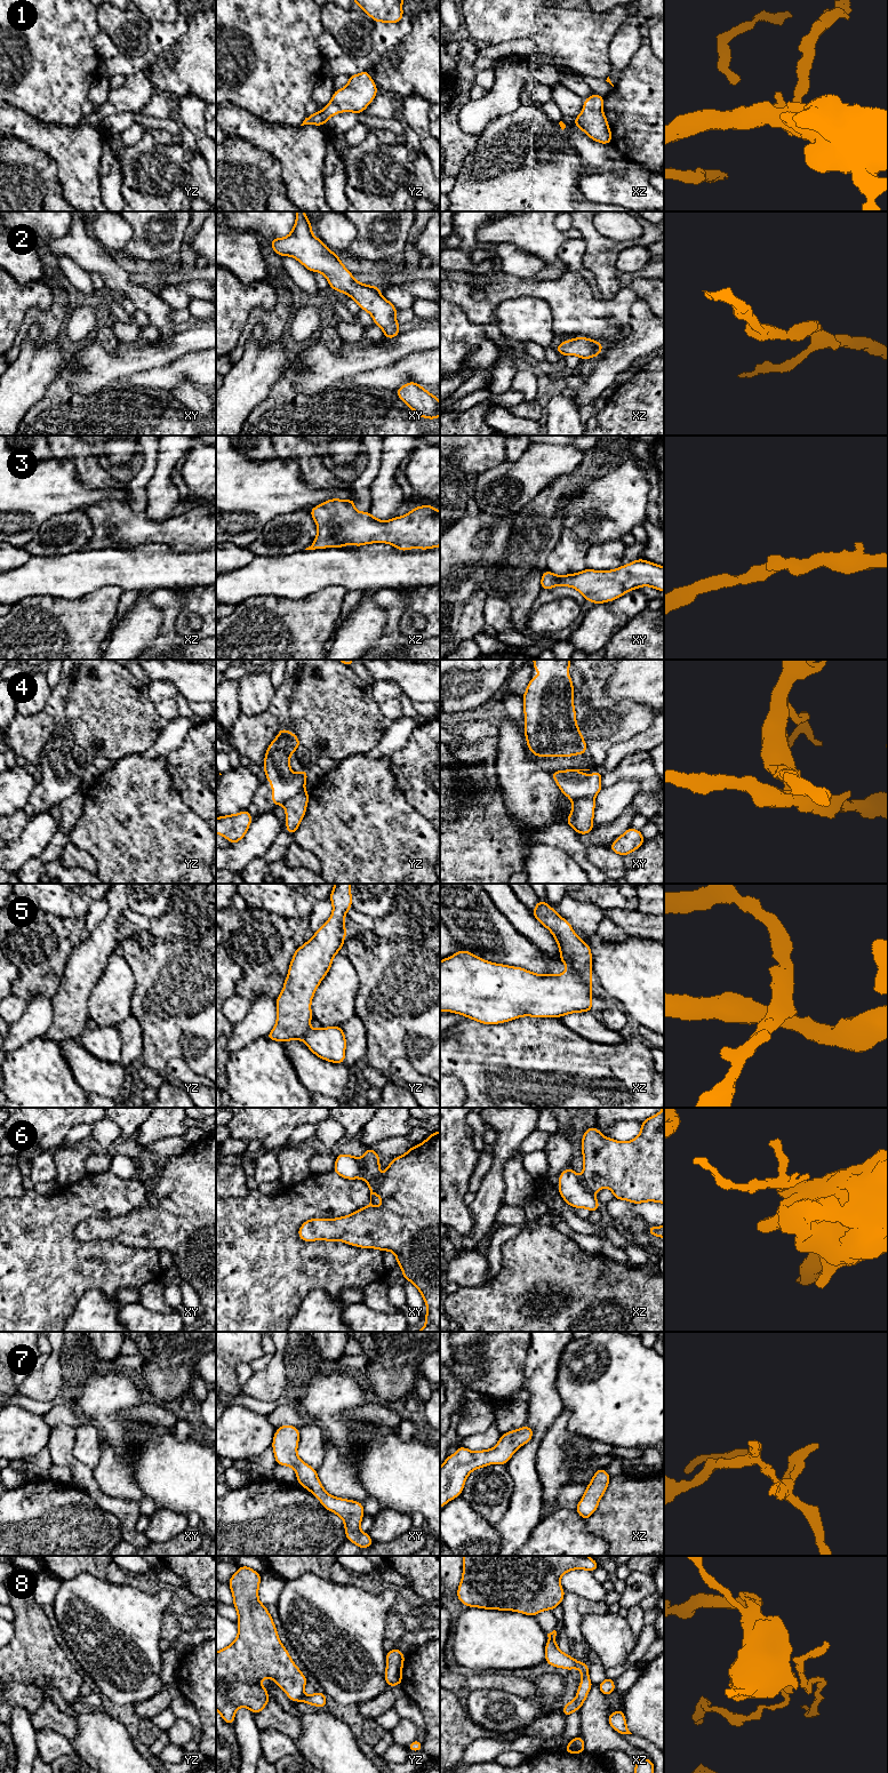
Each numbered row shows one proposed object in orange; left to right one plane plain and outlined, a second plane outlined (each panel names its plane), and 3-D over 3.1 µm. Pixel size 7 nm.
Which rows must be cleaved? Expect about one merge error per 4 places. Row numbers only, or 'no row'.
4, 6, 8

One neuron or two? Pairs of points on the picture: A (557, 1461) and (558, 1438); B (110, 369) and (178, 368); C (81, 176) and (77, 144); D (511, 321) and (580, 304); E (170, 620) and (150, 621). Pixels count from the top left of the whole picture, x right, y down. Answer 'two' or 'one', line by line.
A: one
B: two
C: one
D: two
E: two

